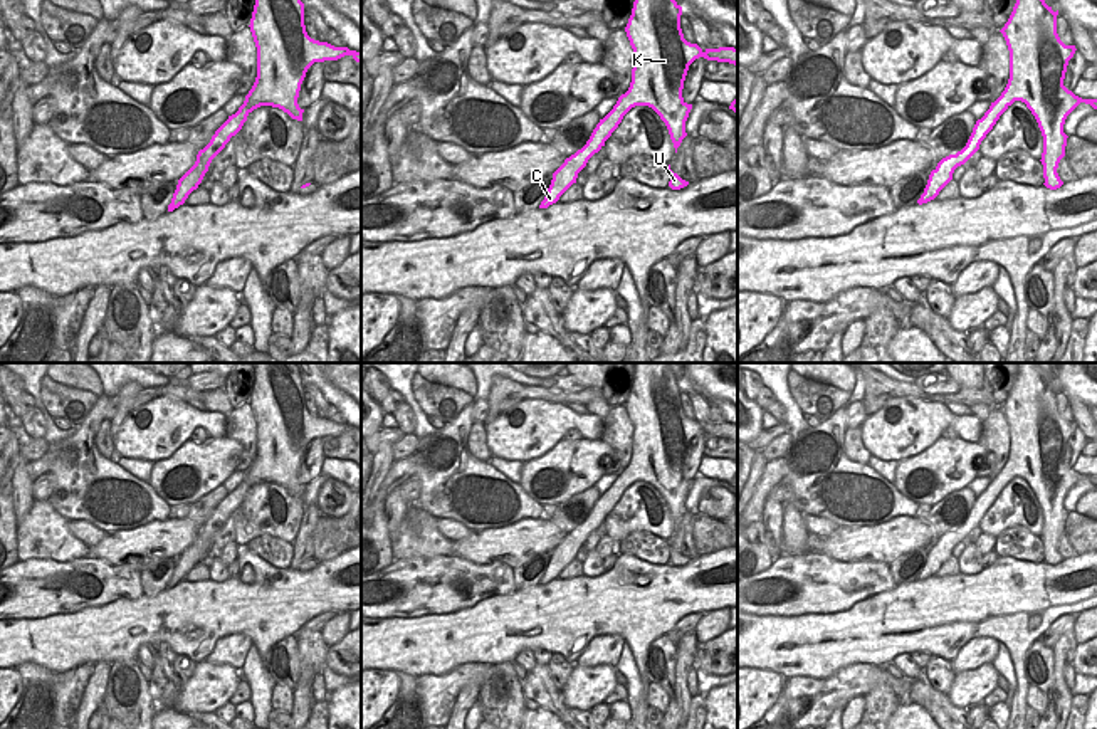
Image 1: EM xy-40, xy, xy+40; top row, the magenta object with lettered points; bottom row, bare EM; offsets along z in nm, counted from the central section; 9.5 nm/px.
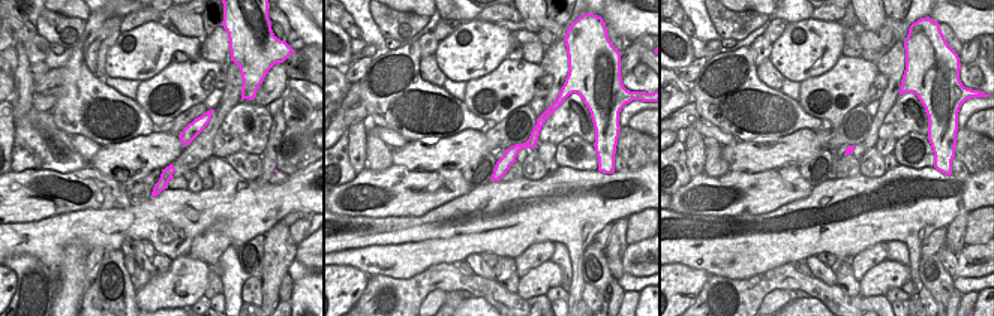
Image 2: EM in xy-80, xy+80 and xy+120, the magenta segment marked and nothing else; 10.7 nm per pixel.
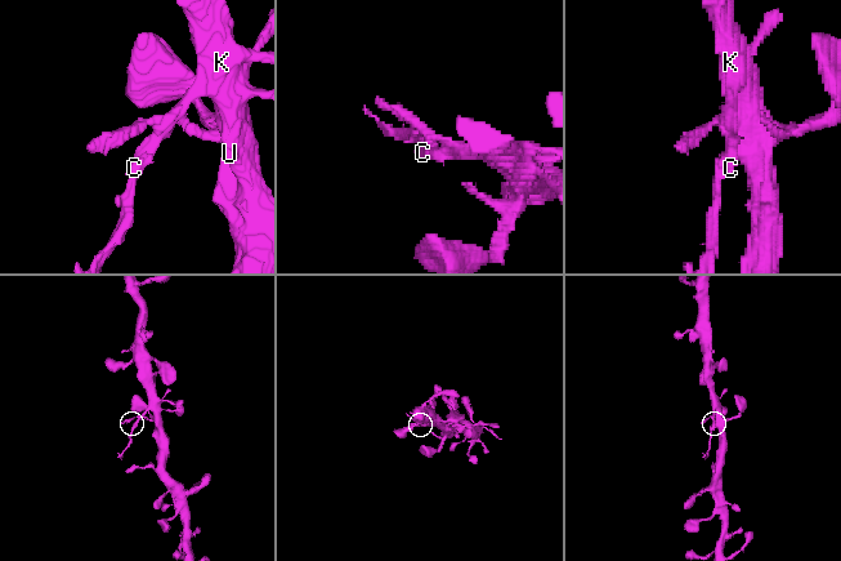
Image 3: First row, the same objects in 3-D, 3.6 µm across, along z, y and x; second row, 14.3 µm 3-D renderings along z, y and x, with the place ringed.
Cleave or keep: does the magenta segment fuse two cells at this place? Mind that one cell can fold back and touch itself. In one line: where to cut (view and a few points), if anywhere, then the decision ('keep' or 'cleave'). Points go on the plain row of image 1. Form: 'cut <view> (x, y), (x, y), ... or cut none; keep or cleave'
cut xy (619, 474), (620, 486), (625, 489); cleave

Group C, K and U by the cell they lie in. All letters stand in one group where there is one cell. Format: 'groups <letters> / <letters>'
groups C / K U

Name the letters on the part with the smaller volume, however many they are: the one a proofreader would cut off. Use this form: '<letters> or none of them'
C

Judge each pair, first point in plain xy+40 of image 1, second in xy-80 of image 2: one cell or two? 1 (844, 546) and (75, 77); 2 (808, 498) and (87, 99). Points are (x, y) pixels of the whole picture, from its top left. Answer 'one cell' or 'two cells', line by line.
1: two cells
2: one cell

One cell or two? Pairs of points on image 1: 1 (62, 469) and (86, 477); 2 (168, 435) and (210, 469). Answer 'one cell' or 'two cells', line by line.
1: one cell
2: two cells

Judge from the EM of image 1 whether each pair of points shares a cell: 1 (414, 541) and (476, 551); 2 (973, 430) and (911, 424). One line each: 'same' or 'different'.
1: different
2: same

